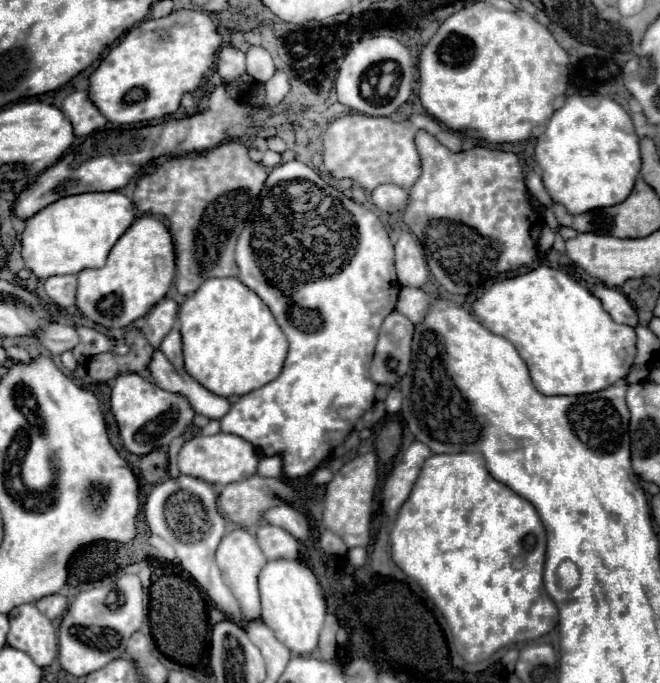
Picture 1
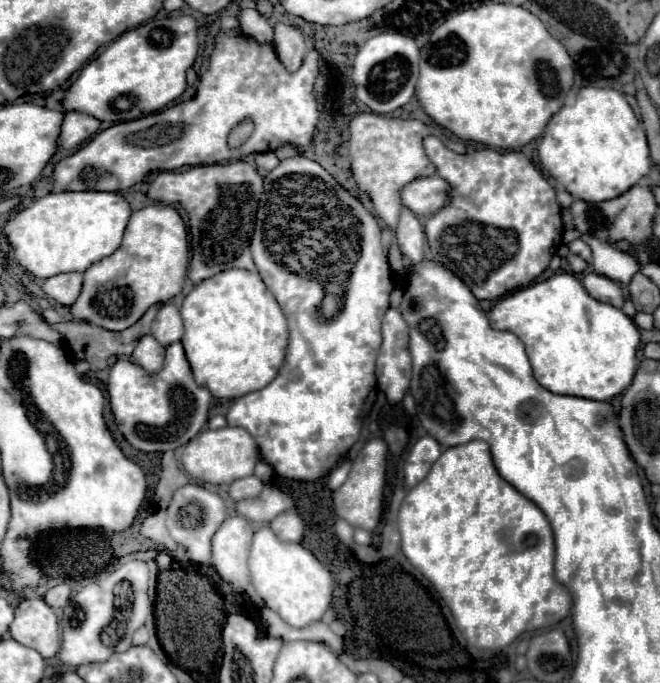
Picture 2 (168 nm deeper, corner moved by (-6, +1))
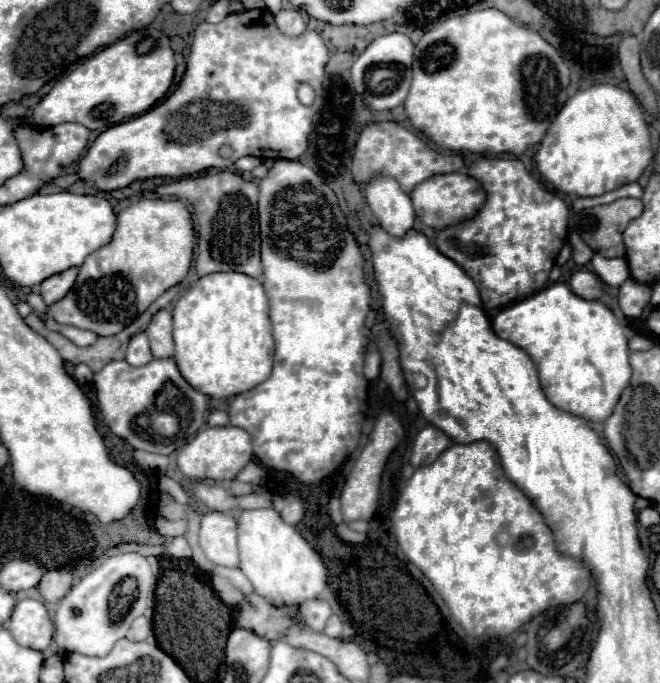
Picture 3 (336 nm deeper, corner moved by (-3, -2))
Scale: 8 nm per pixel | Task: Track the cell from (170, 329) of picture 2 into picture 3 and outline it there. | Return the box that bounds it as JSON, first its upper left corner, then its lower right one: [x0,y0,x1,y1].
[147,310,173,358]

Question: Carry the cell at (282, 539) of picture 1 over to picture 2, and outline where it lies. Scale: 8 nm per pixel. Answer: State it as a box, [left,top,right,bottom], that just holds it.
[270,511,304,541]

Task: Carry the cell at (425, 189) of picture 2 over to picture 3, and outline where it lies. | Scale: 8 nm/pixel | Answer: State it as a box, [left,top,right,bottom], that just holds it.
[409,172,483,230]

